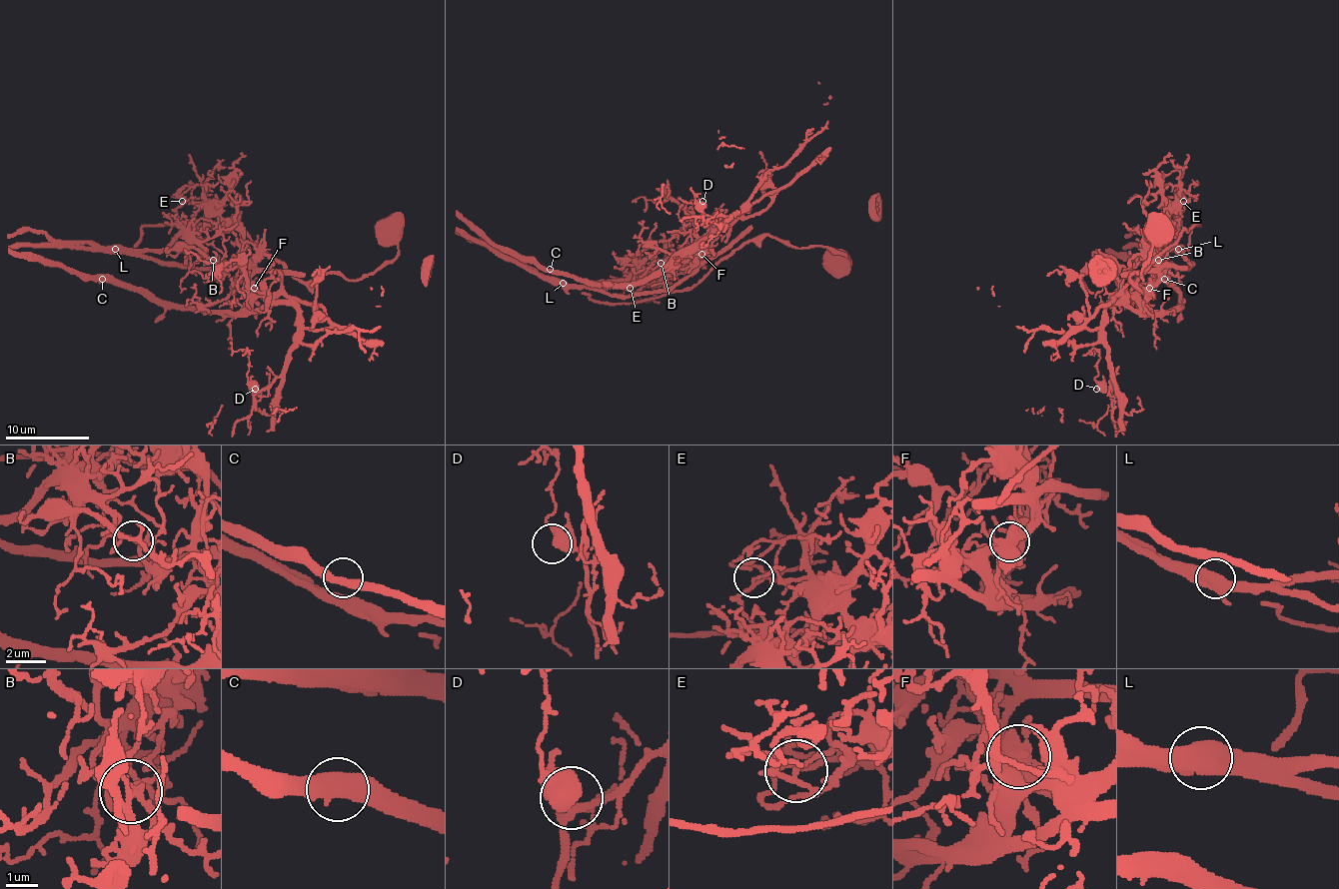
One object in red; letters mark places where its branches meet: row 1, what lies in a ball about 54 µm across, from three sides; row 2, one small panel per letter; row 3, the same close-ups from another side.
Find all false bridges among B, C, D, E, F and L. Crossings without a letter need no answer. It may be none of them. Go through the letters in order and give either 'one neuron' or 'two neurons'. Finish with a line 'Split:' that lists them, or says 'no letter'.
B: two neurons
C: two neurons
D: one neuron
E: one neuron
F: two neurons
L: two neurons
Split: B, C, F, L

